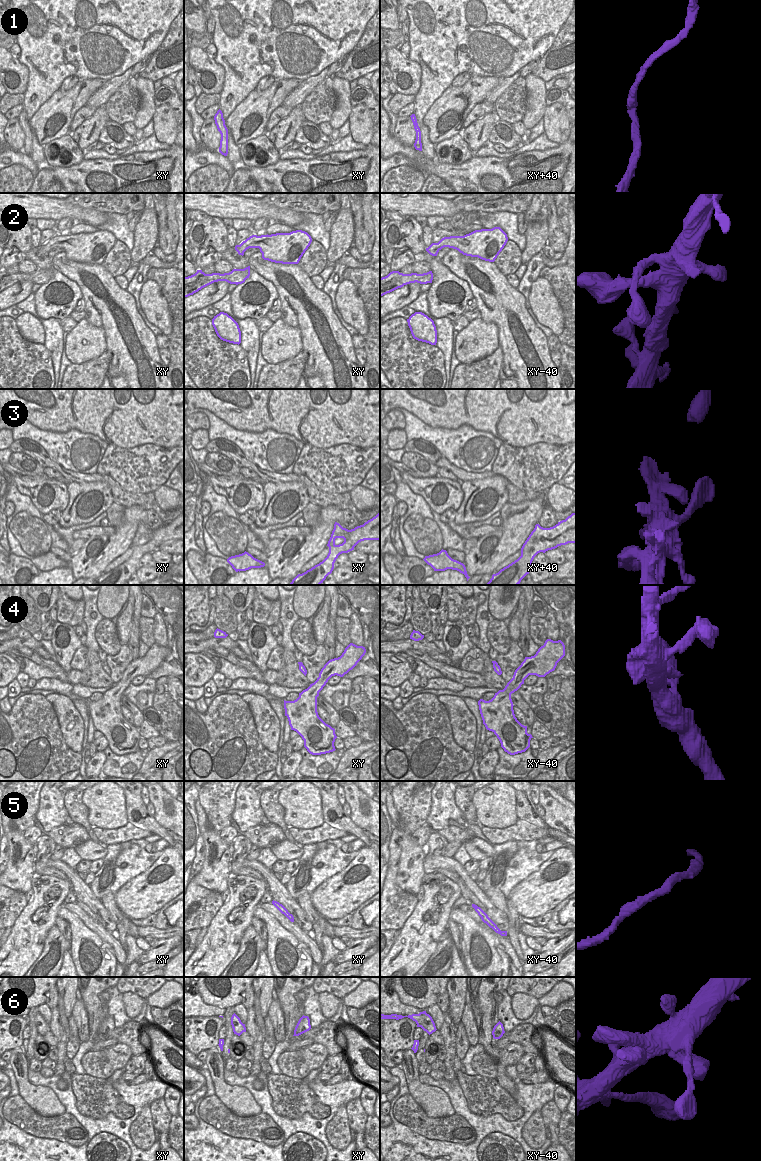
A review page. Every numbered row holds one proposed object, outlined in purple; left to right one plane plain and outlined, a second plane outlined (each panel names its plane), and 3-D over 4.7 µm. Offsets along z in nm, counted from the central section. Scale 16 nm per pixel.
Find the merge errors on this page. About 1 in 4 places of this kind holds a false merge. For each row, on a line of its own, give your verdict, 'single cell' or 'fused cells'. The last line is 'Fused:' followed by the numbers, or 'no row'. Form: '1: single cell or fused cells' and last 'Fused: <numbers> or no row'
1: single cell
2: single cell
3: single cell
4: single cell
5: single cell
6: single cell
Fused: no row

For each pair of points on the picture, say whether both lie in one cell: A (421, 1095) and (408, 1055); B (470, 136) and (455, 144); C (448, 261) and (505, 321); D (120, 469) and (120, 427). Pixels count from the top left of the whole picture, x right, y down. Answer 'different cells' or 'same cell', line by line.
A: same cell
B: different cells
C: same cell
D: different cells

